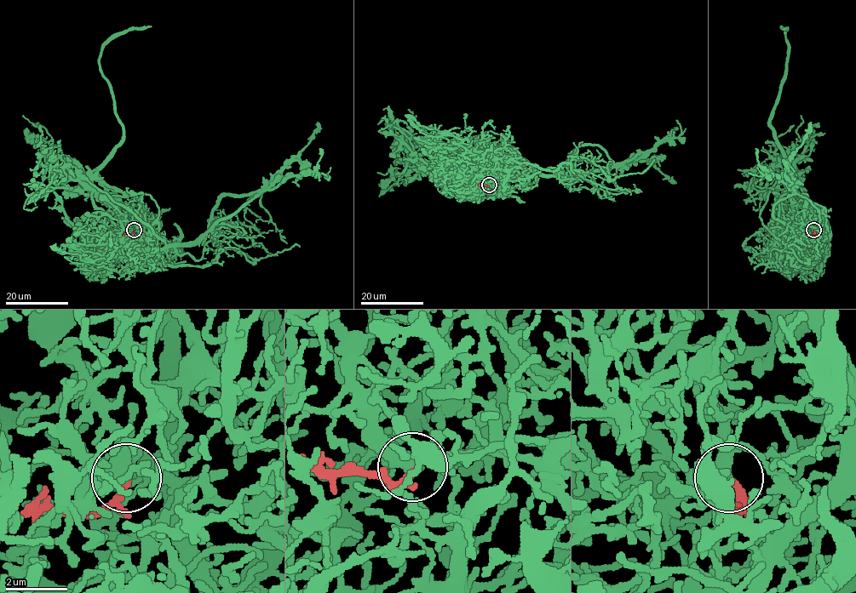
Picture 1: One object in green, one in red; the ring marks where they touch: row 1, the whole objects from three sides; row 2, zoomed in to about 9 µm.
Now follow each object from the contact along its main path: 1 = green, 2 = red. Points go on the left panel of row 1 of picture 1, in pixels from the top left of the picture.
1: (135, 230), (129, 234), (135, 241), (157, 250), (196, 241), (221, 197), (255, 194), (307, 144), (317, 122)
2: (135, 230), (123, 235)

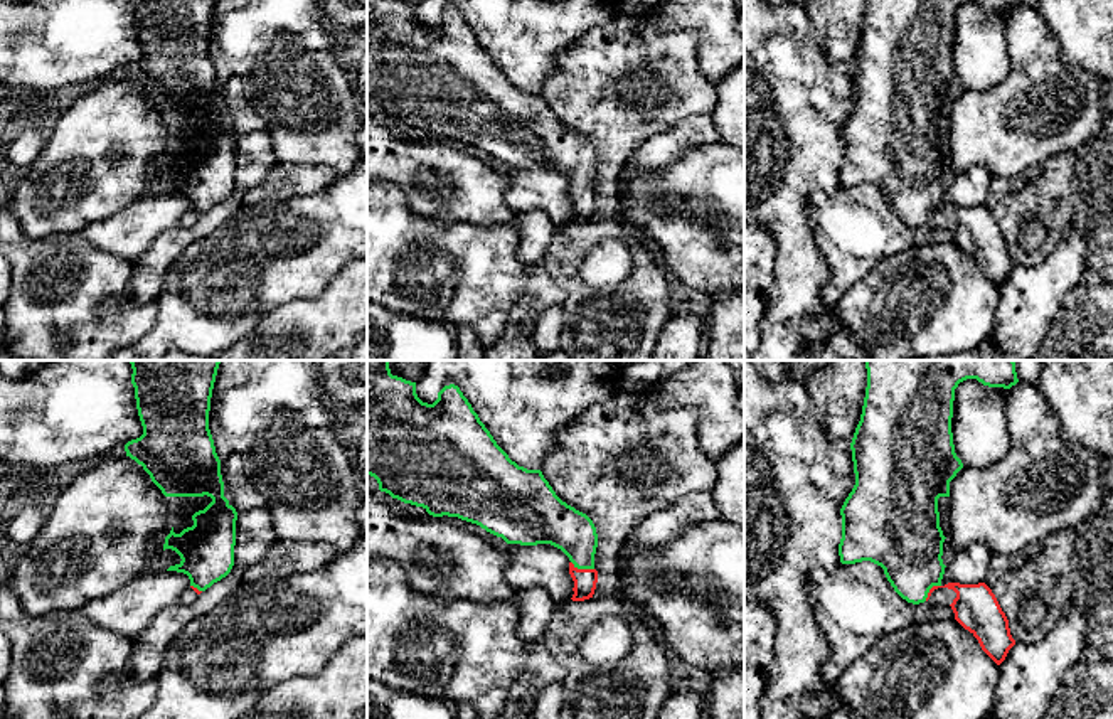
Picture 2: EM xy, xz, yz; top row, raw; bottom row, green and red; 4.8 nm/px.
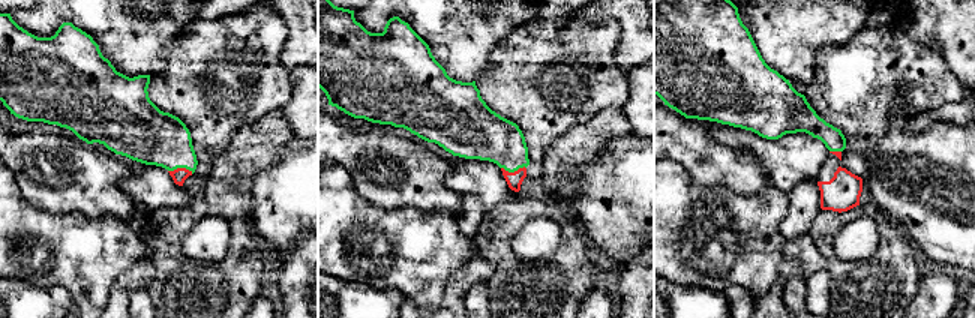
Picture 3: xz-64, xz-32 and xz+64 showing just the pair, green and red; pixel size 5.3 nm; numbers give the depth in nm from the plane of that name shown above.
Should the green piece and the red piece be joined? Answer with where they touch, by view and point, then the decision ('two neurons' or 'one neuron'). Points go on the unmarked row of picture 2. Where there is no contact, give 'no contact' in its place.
xz (583, 191) | one neuron

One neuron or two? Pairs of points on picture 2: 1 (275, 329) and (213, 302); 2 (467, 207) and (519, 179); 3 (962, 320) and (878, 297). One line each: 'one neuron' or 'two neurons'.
1: two neurons
2: two neurons
3: one neuron

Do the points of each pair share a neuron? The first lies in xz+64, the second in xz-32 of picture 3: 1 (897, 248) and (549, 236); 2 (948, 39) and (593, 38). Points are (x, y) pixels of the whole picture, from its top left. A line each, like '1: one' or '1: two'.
1: two
2: two

